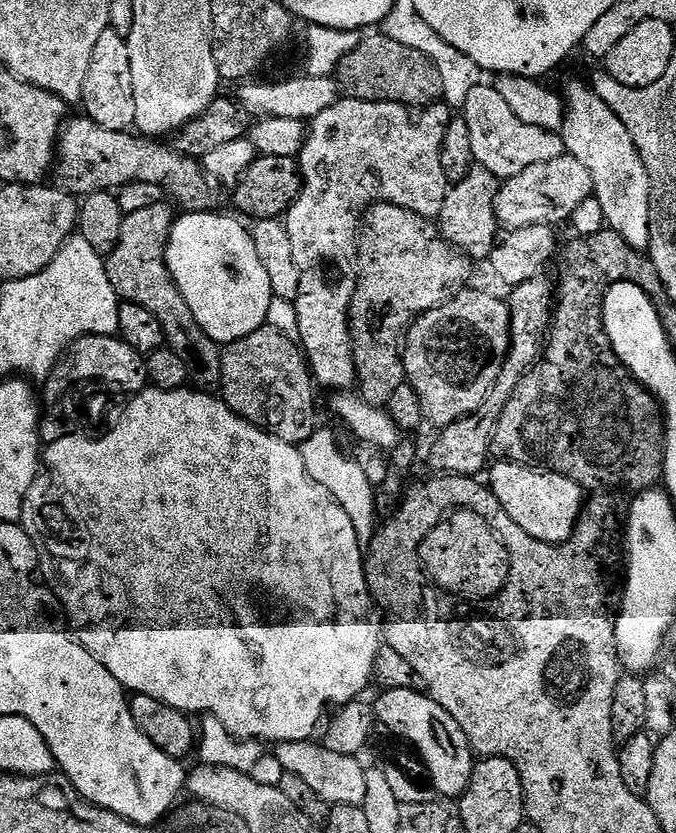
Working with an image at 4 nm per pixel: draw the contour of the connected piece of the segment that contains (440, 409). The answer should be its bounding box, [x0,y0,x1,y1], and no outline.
[402,290,510,430]

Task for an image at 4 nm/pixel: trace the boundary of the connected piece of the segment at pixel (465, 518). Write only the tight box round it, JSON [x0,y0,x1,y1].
[420,510,508,602]

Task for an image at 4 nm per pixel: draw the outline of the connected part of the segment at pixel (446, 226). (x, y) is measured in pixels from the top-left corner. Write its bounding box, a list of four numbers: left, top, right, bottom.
[438,166,501,262]

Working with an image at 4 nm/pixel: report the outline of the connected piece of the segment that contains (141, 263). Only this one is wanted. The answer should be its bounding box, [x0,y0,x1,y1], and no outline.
[106,203,222,393]

